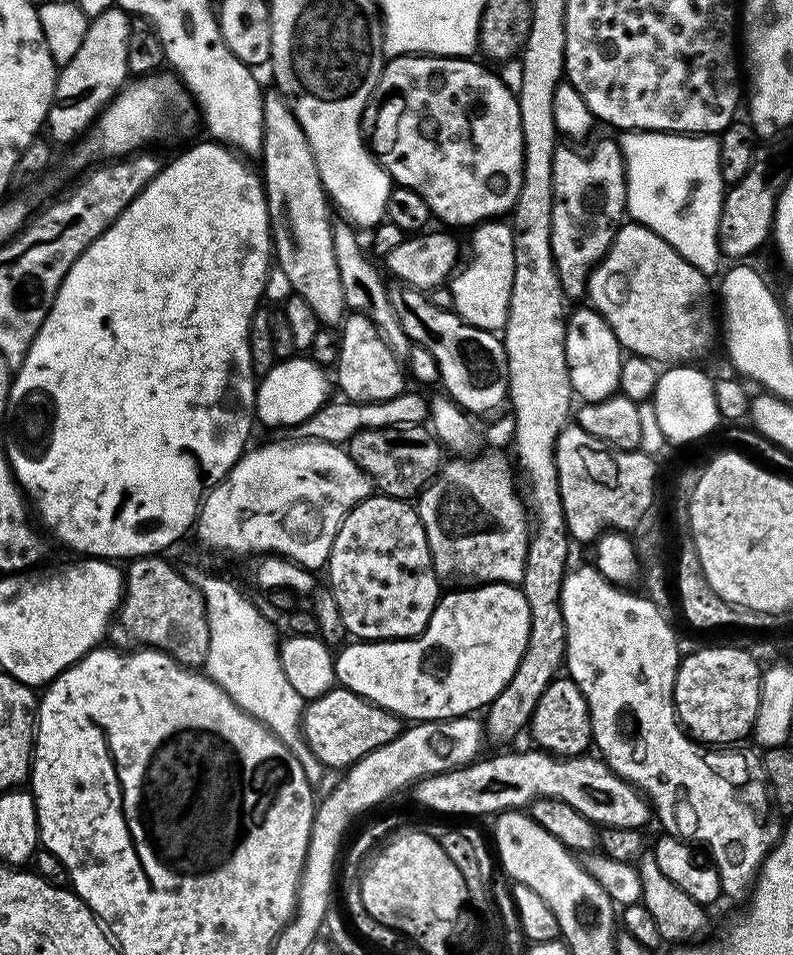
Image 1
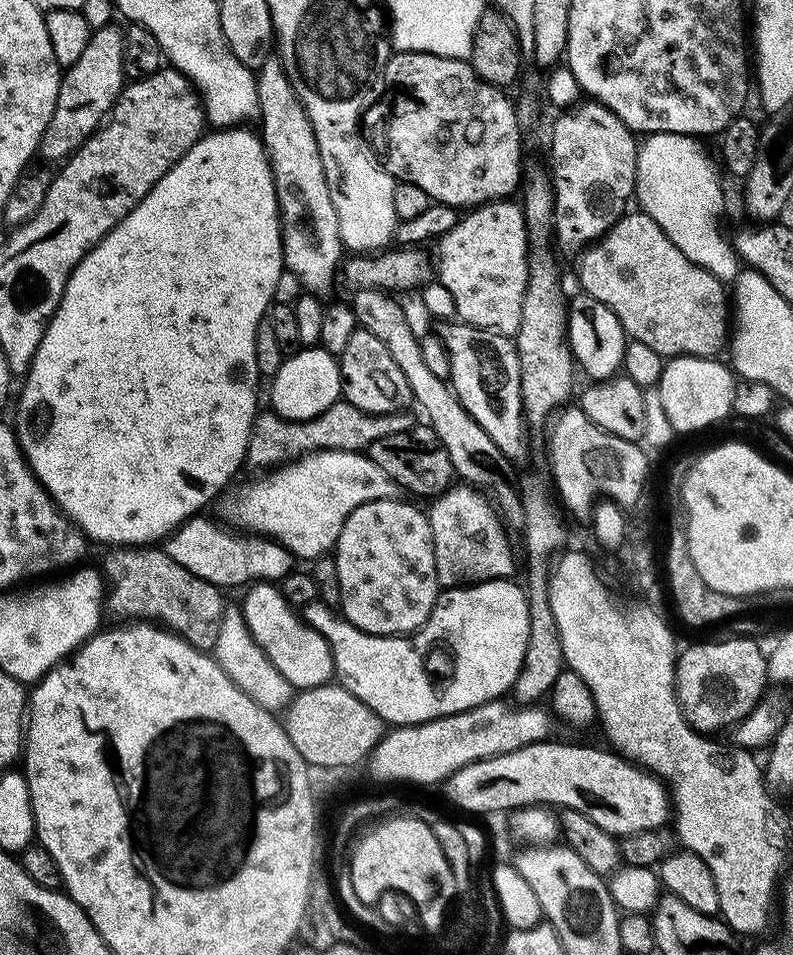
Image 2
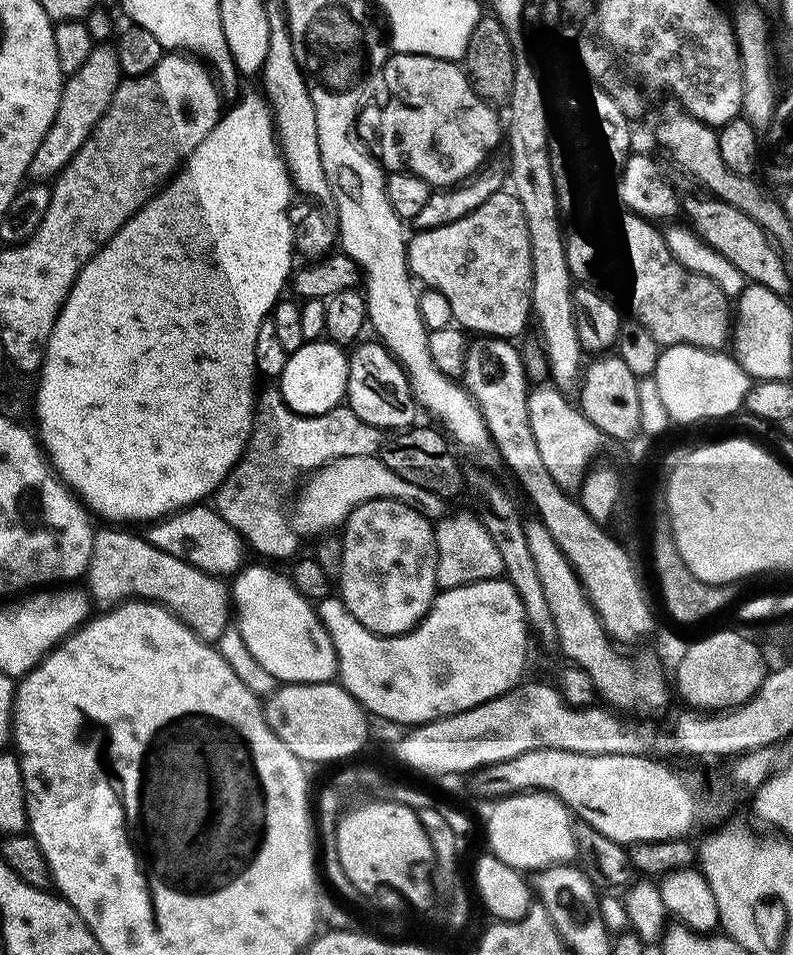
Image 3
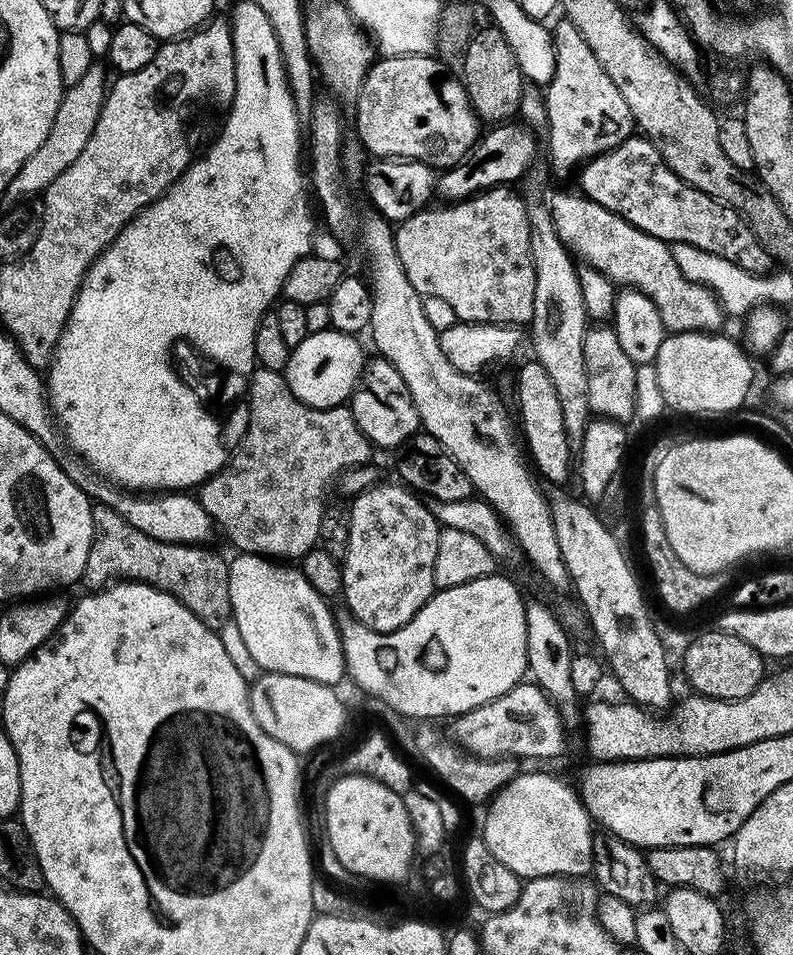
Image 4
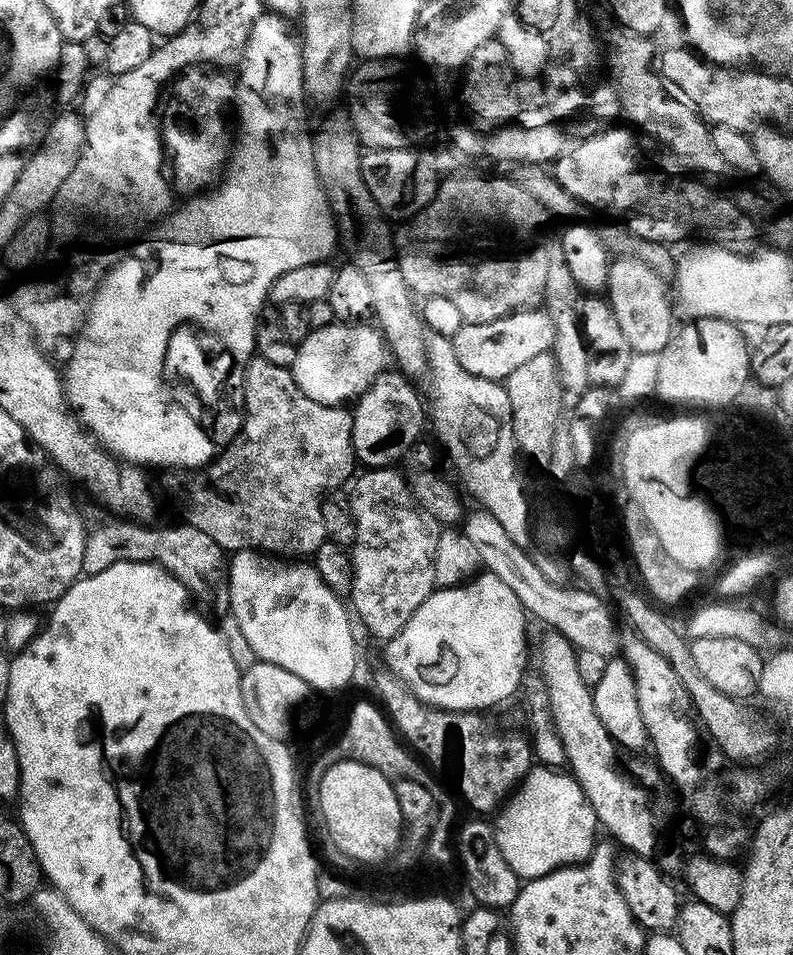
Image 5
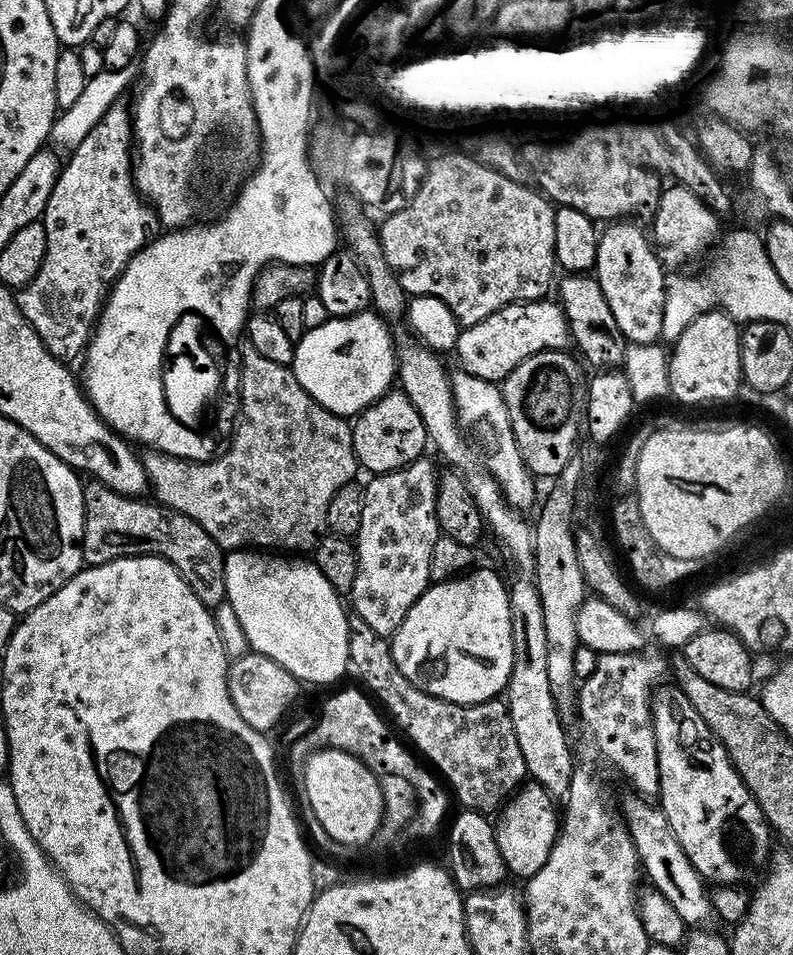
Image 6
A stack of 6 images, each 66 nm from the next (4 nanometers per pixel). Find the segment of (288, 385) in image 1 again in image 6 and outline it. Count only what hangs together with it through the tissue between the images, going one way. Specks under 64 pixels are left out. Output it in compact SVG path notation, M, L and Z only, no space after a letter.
M372 310L359 312L356 316L329 318L322 326L307 329L307 331L303 333L305 336L302 338L299 337L299 339L296 340L296 357L294 357L291 362L290 371L298 378L298 382L301 386L303 386L304 389L311 394L321 406L323 406L323 408L345 418L355 418L359 416L365 408L370 407L379 396L382 396L385 392L389 391L389 389L393 387L394 381L398 376L398 352L395 347L392 349L392 336L388 333L388 328L384 324L387 324L385 317Z

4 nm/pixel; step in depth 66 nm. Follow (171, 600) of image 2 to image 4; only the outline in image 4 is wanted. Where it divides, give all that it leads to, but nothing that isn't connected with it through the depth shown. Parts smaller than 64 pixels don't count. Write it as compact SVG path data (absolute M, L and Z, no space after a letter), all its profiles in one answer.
M117 519L116 528L97 527L92 534L90 558L82 577L85 589L100 590L113 582L149 584L178 598L195 616L213 630L219 630L233 619L228 579L229 561L211 552L208 546L167 544L146 538L125 520Z

